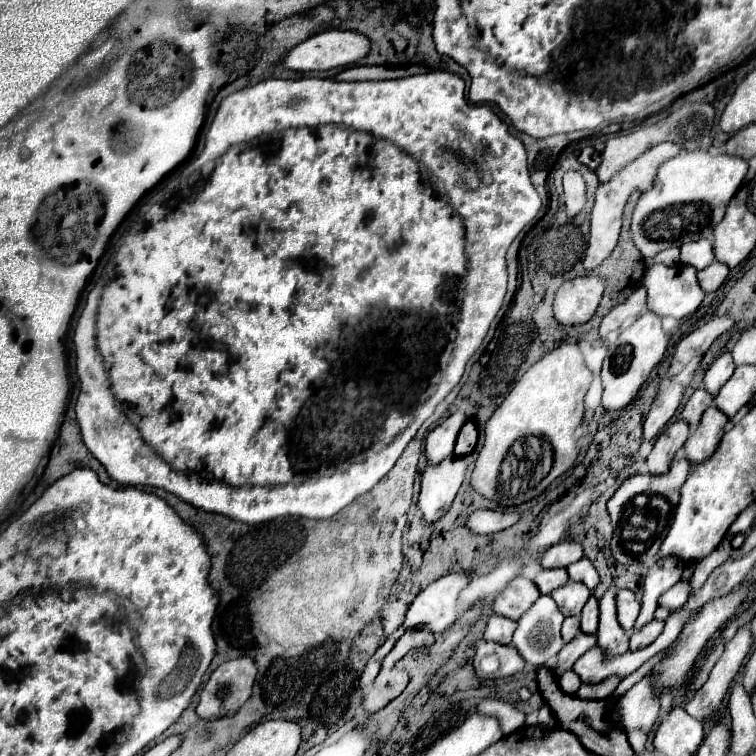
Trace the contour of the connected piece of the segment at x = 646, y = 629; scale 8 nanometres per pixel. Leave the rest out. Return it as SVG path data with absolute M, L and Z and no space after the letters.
M650 621L646 623L640 631L632 633L632 639L630 639L630 649L632 651L638 651L638 649L644 649L648 647L660 633L662 633L662 627L664 627L664 621Z

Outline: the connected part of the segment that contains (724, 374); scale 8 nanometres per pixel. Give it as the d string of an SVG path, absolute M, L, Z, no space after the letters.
M730 351L722 353L722 355L708 367L708 371L706 371L706 375L704 375L704 389L708 389L712 395L716 395L718 389L732 377L734 369L736 369L736 365L734 365L734 361L732 361L732 353L730 353Z

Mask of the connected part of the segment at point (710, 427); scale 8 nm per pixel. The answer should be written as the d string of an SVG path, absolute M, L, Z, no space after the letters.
M714 405L702 413L698 429L686 441L686 457L690 463L700 463L714 453L724 435L726 421L728 417Z

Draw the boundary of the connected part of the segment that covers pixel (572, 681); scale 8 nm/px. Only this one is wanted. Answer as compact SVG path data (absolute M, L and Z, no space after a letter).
M566 671L566 673L562 673L560 679L558 679L558 683L560 683L560 689L562 689L564 693L568 693L568 695L574 695L574 693L578 691L578 687L582 685L580 679L574 675L574 671Z

